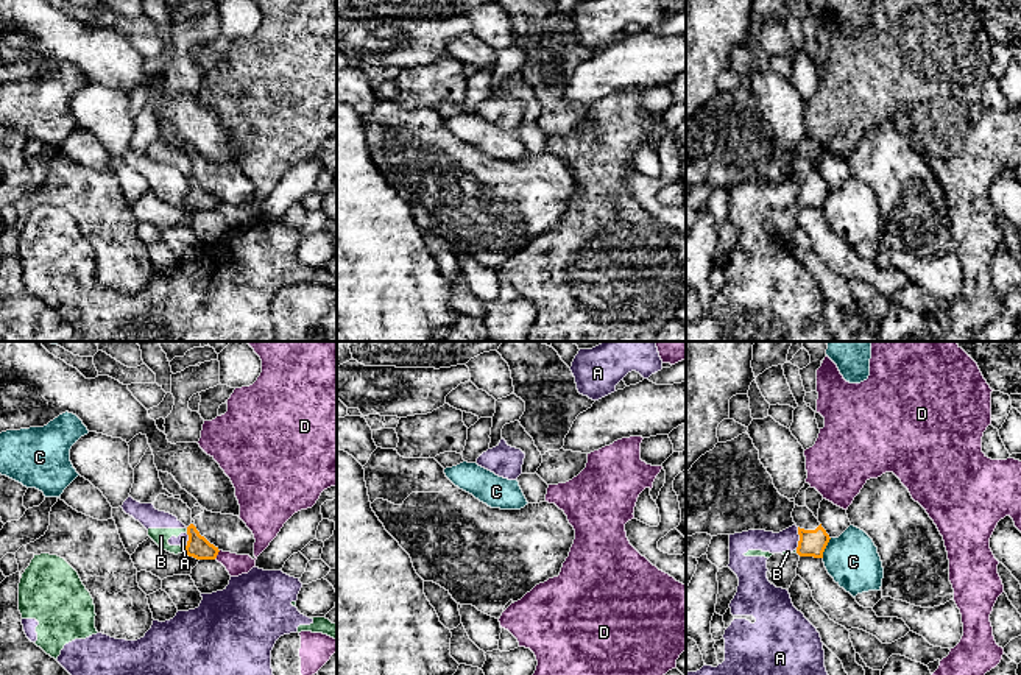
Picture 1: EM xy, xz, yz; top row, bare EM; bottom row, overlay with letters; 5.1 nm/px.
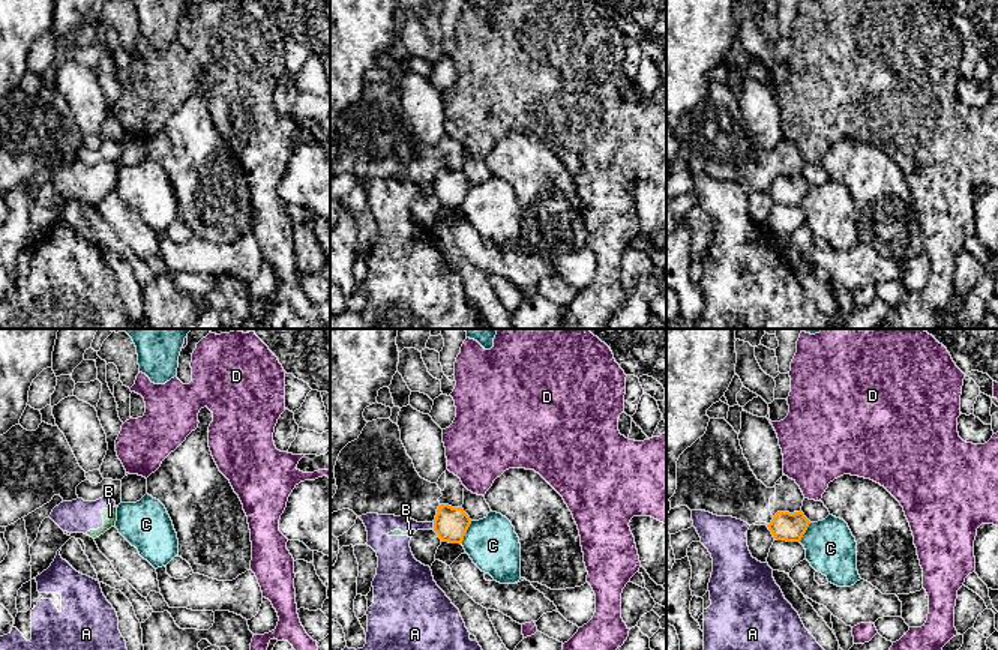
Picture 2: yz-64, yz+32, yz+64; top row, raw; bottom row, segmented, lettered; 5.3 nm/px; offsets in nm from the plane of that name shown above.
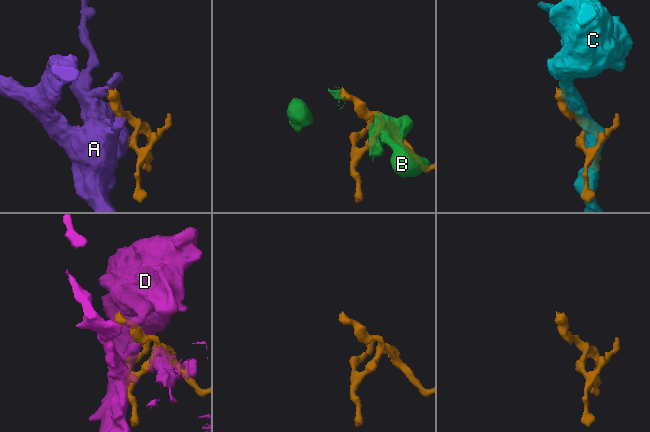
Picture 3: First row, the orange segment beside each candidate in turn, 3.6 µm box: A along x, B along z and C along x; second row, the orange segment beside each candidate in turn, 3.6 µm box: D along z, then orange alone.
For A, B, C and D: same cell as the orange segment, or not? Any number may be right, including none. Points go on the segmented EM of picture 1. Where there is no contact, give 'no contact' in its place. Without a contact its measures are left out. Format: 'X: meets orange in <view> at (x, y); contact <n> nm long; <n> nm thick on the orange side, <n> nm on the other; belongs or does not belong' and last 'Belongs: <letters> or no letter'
A: meets orange in yz at (800, 538); contact 120 nm long; 140 nm thick on the orange side, 110 nm on the other; does not belong
B: meets orange in xy at (186, 551); contact 30 nm long; 120 nm thick on the orange side, 90 nm on the other; does not belong
C: meets orange in yz at (825, 547); contact 120 nm long; 140 nm thick on the orange side, 280 nm on the other; does not belong
D: meets orange in xy at (217, 554); contact 60 nm long; 120 nm thick on the orange side, 110 nm on the other; does not belong
Belongs: no letter

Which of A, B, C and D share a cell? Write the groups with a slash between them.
A B / C / D

